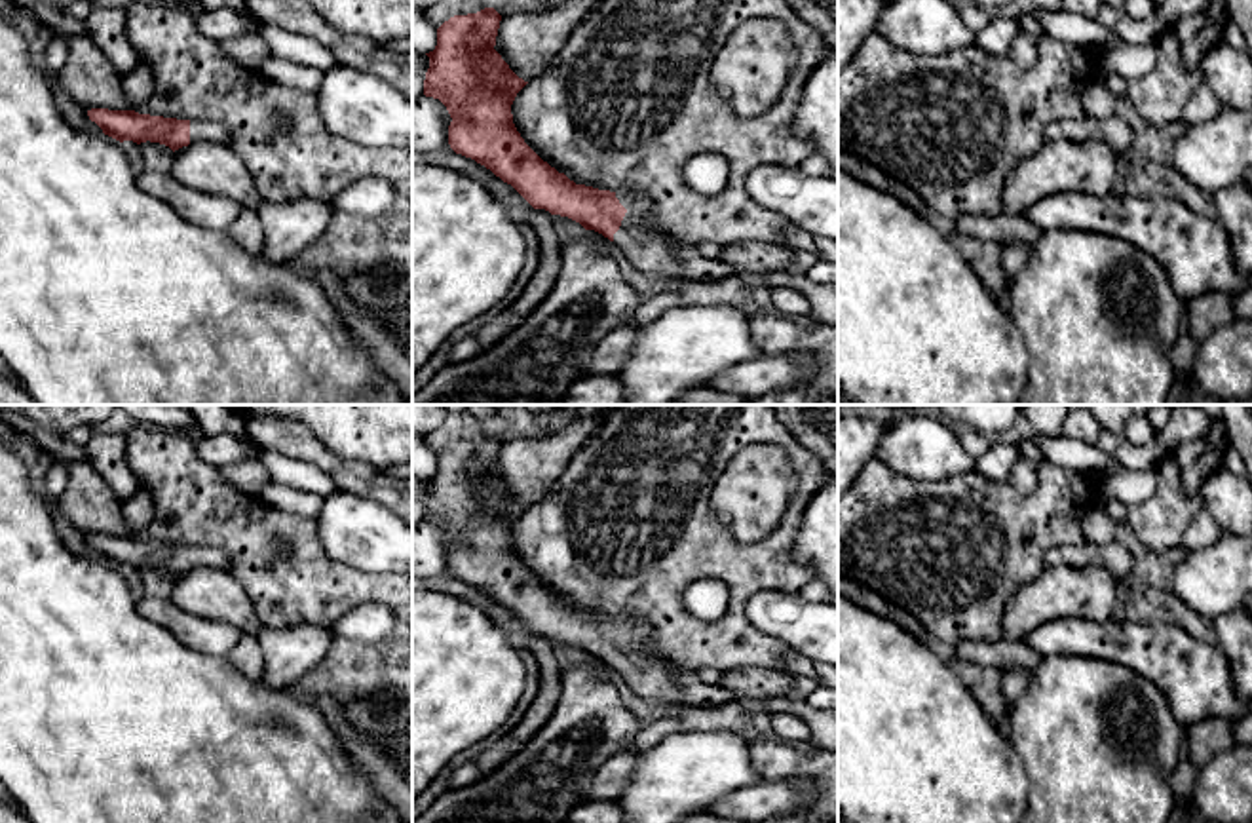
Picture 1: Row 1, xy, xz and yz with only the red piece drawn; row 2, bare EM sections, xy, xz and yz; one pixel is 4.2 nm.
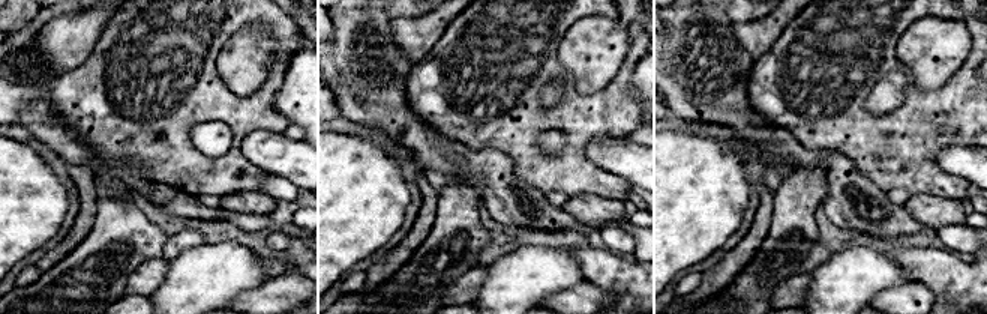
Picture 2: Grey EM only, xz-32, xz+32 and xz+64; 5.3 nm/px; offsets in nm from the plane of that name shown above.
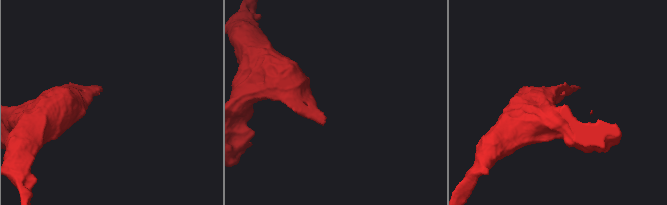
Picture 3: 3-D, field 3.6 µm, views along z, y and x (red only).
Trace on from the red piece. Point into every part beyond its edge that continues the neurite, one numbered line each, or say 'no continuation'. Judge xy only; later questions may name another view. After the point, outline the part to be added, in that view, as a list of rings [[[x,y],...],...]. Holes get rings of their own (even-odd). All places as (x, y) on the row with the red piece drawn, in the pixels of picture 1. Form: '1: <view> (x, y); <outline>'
1: xy (215, 132); [[[190,120],[190,143],[213,141],[218,144],[230,144],[230,131],[218,122]]]

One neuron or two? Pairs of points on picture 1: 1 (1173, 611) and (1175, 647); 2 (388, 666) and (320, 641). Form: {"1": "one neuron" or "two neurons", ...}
{"1": "two neurons", "2": "two neurons"}

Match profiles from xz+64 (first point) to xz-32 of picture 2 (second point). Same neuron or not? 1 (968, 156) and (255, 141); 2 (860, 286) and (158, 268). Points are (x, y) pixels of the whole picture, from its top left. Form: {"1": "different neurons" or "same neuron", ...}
{"1": "same neuron", "2": "different neurons"}

